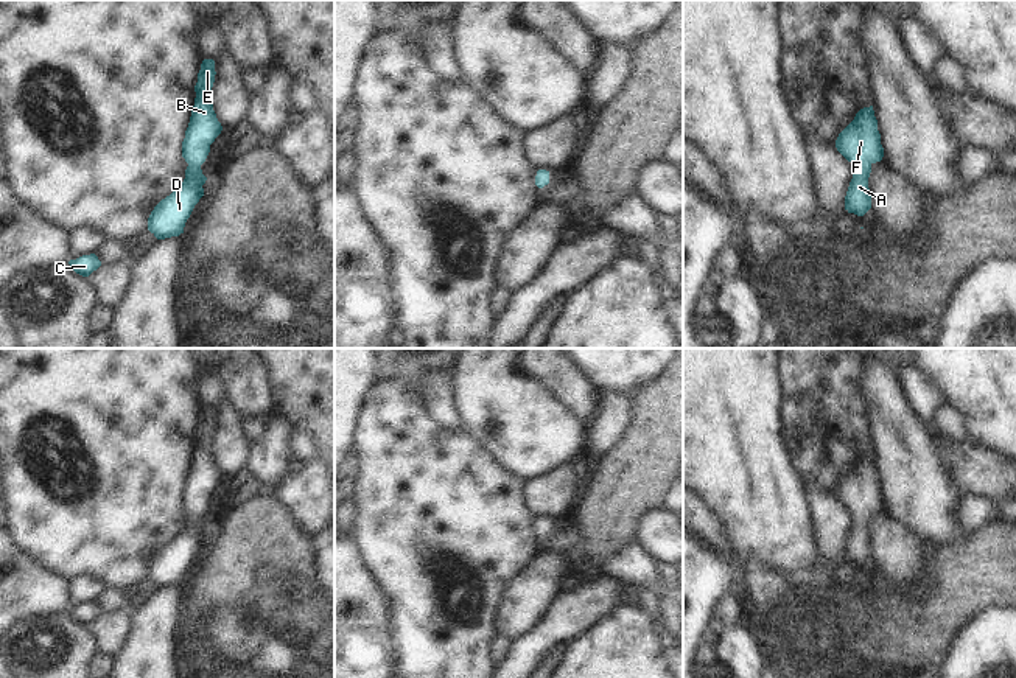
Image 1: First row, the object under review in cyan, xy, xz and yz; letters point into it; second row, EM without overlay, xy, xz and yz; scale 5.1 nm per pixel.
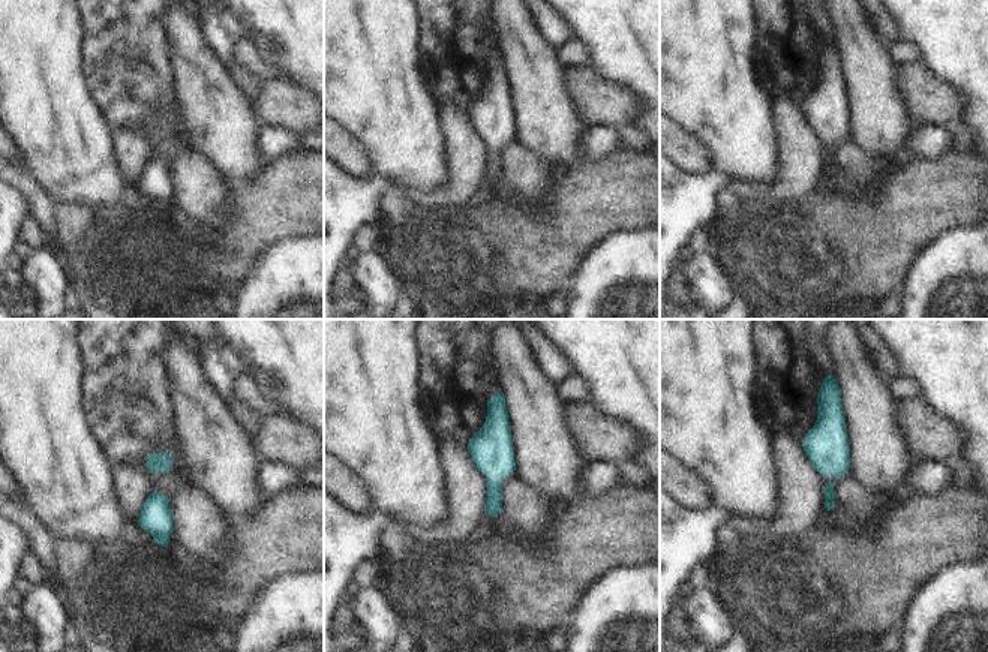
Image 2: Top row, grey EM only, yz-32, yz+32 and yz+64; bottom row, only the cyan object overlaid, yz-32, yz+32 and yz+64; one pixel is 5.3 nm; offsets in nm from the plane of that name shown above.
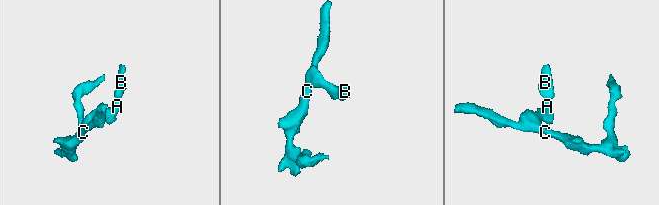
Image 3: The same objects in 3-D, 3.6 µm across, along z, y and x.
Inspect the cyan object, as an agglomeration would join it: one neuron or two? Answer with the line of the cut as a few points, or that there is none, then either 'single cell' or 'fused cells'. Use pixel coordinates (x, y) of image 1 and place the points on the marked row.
no cut; single cell

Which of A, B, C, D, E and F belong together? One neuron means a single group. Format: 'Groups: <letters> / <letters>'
Groups: A B C D E F.

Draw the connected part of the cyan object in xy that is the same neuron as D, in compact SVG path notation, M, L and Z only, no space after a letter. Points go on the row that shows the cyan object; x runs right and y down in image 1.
M204 59L194 86L194 106L182 142L182 157L188 163L185 179L176 191L154 207L148 218L148 230L157 239L184 233L187 219L204 196L202 185L207 177L201 165L210 152L210 145L222 131L212 104L215 75L215 61Z

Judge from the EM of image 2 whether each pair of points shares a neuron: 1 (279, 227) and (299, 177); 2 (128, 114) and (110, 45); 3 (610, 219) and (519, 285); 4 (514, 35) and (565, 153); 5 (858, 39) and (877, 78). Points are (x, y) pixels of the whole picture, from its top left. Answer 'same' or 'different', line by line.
1: same
2: same
3: same
4: same
5: same

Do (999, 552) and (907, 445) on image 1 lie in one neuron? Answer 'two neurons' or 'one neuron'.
two neurons

